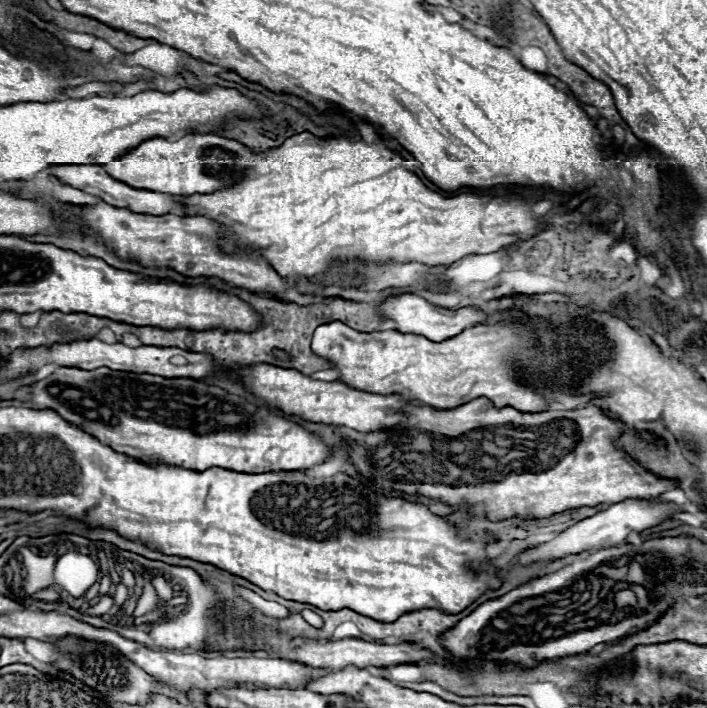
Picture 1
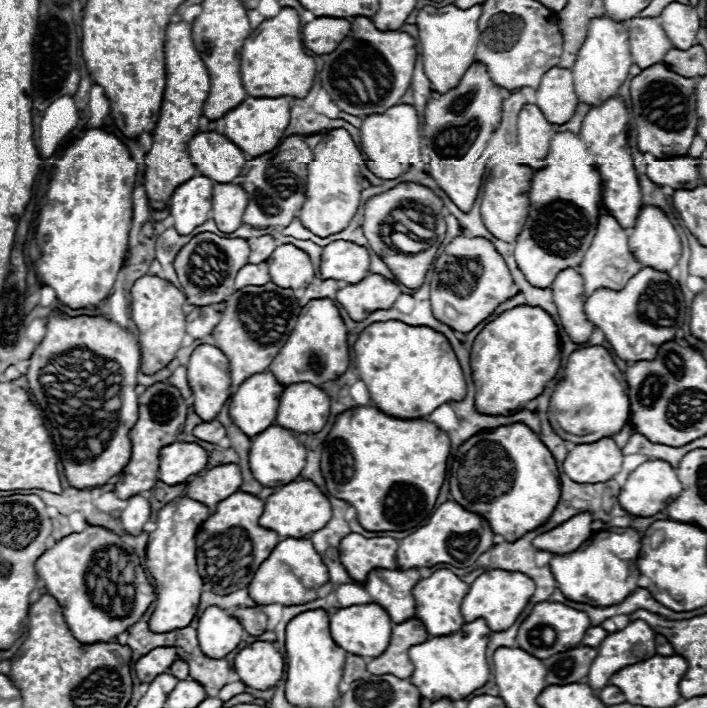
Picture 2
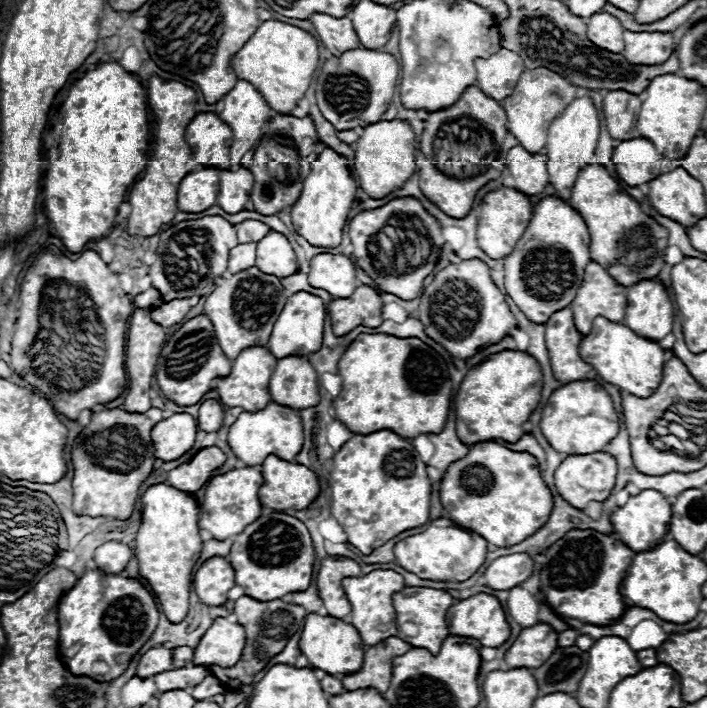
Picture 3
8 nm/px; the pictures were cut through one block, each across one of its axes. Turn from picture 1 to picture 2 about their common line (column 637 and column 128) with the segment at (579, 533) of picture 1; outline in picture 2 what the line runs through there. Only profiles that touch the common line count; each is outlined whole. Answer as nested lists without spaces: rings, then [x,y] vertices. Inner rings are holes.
[[[136,494],[126,500],[126,508],[120,514],[120,522],[126,532],[130,532],[132,536],[142,534],[142,526],[144,522],[148,522],[148,518],[150,518],[150,502],[146,498]]]

